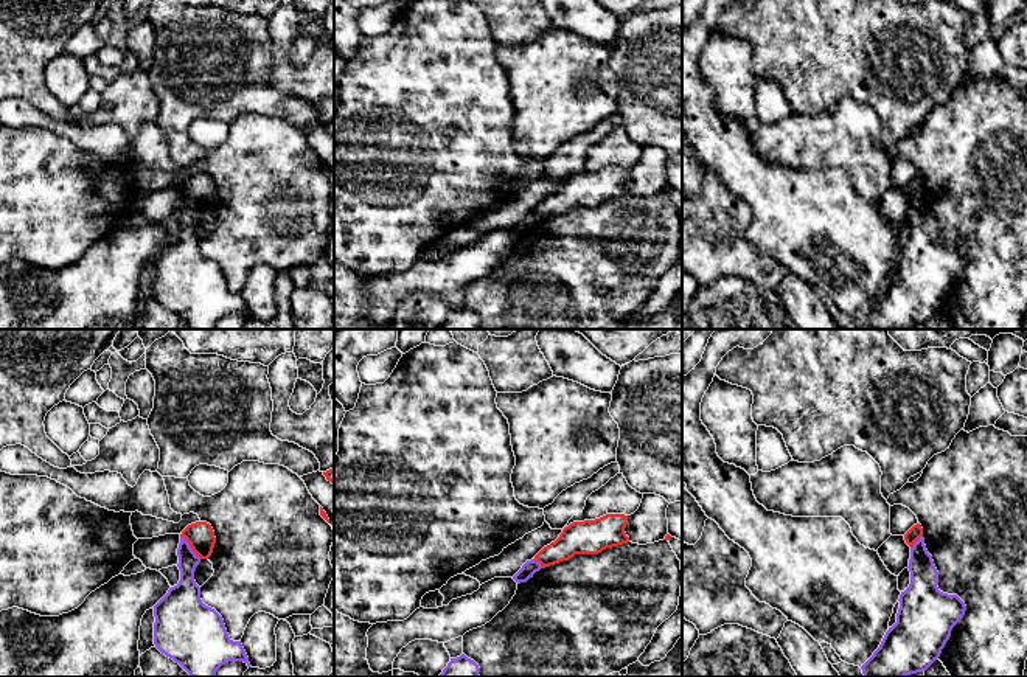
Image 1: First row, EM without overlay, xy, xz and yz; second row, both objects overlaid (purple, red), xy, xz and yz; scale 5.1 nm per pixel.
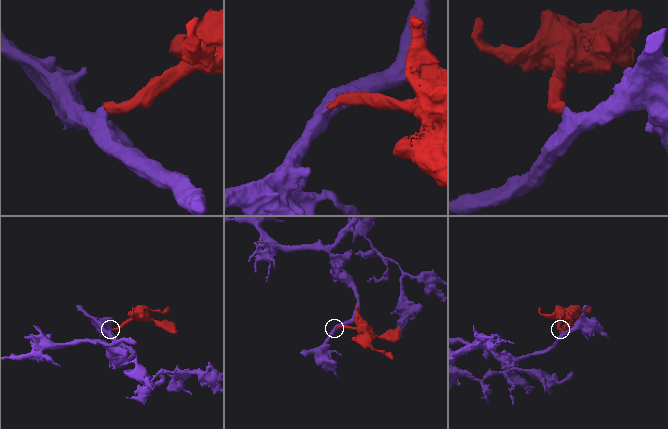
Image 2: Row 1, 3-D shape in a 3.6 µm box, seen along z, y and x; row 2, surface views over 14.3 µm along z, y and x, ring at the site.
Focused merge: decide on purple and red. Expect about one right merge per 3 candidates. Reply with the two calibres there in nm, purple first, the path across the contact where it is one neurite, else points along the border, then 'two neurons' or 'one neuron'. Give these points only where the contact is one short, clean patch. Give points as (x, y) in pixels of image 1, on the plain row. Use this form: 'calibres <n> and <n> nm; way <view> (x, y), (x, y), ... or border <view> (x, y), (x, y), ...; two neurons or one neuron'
calibres 150 and 140 nm; border xy (181, 187), (201, 210); two neurons

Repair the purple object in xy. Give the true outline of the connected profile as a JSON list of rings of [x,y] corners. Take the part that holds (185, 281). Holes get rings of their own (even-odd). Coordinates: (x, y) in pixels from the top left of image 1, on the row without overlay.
[[[182,188],[177,208],[180,233],[154,258],[155,300],[179,315],[191,329],[214,329],[216,323],[228,314],[244,314],[252,320],[241,293],[233,293],[228,289],[222,269],[202,255],[200,239],[194,233],[194,222],[200,214],[200,210]]]

